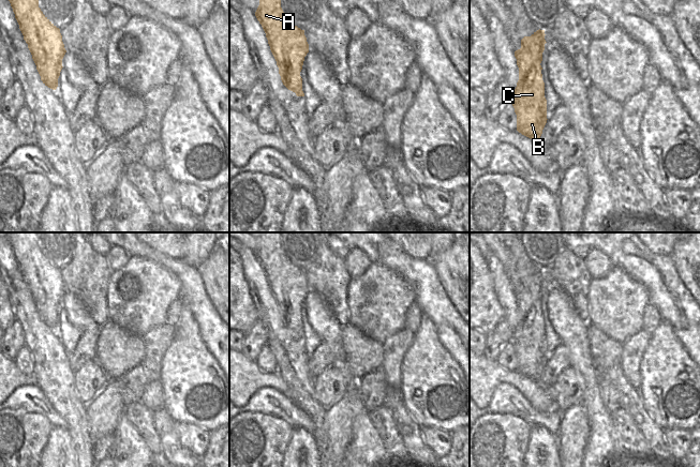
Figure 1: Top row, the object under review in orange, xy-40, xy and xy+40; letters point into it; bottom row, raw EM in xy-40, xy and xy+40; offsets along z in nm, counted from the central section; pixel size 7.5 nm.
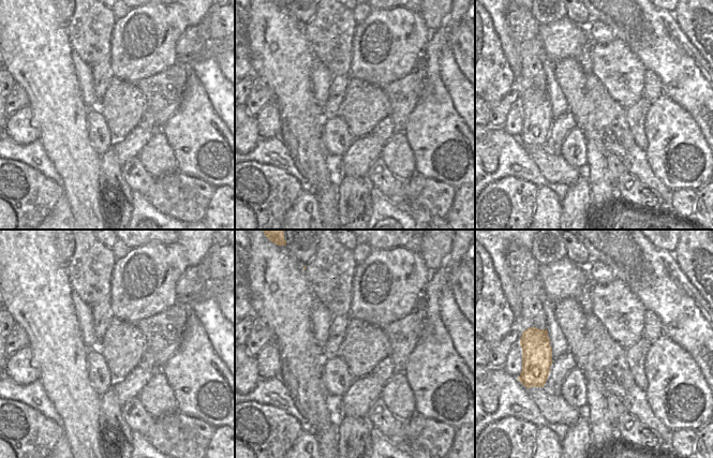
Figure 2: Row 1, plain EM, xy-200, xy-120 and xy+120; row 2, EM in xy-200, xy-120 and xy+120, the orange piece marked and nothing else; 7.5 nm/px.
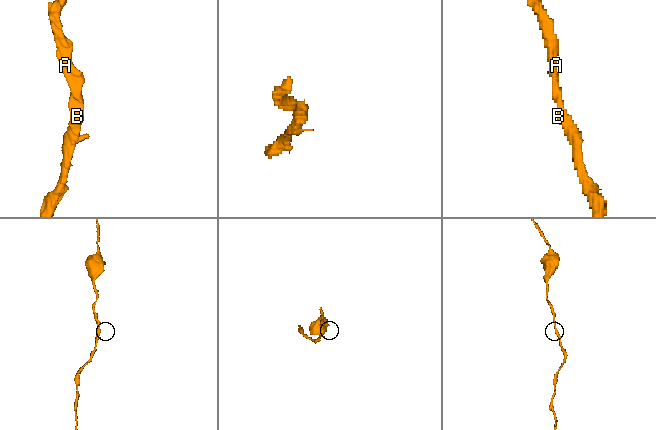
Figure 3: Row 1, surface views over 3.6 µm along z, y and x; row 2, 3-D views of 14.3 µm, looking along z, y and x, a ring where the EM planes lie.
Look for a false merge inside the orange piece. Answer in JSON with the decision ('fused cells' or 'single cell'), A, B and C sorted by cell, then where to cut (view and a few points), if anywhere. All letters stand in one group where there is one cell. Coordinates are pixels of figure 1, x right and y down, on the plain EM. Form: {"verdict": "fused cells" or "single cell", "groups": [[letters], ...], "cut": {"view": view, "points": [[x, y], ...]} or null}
{"verdict": "single cell", "groups": [["A", "B", "C"]], "cut": null}

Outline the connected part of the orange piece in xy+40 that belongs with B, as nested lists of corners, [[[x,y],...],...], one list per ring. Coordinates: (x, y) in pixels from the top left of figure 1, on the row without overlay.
[[[537,270],[521,280],[521,288],[515,291],[519,307],[519,320],[512,335],[517,355],[517,371],[539,381],[547,363],[547,340],[541,314],[545,290],[545,270]]]

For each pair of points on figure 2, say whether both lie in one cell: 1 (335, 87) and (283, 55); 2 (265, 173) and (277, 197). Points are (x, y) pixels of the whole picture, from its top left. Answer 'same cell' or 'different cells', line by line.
1: different cells
2: same cell

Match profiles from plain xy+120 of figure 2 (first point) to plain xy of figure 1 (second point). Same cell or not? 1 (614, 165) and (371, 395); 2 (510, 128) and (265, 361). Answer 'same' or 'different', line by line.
1: same
2: same

